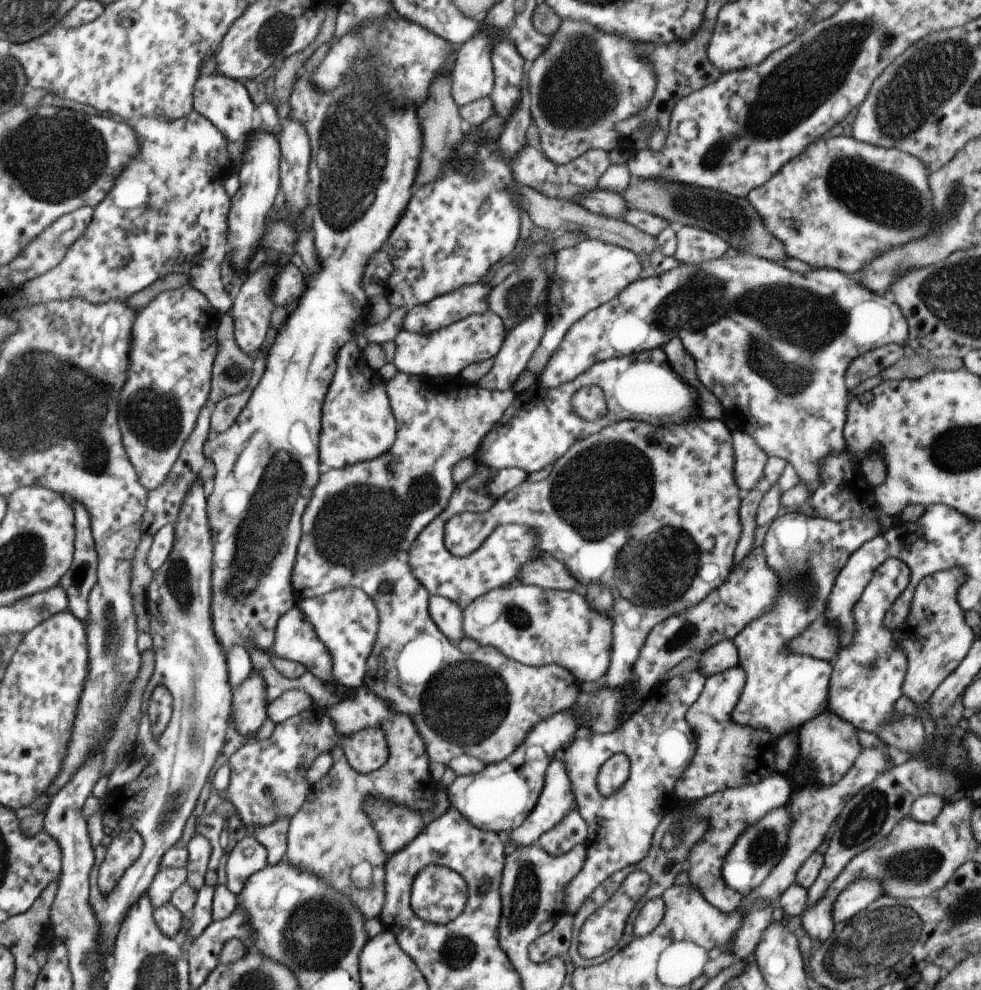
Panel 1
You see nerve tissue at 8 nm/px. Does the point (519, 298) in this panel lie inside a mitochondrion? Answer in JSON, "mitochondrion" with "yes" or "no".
{"mitochondrion":"yes"}

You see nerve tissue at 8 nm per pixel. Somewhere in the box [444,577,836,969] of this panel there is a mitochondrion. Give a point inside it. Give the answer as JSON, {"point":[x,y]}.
{"point":[525,896]}

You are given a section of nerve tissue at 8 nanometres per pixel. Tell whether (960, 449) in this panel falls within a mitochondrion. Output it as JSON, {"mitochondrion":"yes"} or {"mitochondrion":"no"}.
{"mitochondrion":"yes"}

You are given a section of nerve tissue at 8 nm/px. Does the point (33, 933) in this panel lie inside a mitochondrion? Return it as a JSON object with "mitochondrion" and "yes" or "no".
{"mitochondrion":"no"}

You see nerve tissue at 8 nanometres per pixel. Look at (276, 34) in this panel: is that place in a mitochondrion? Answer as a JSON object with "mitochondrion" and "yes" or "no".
{"mitochondrion":"yes"}

